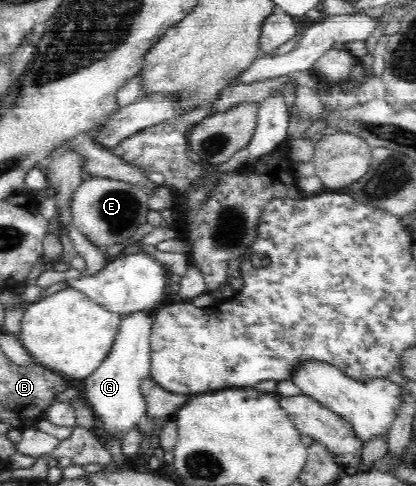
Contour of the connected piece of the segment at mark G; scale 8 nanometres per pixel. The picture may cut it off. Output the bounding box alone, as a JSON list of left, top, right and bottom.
[83,309,154,443]

